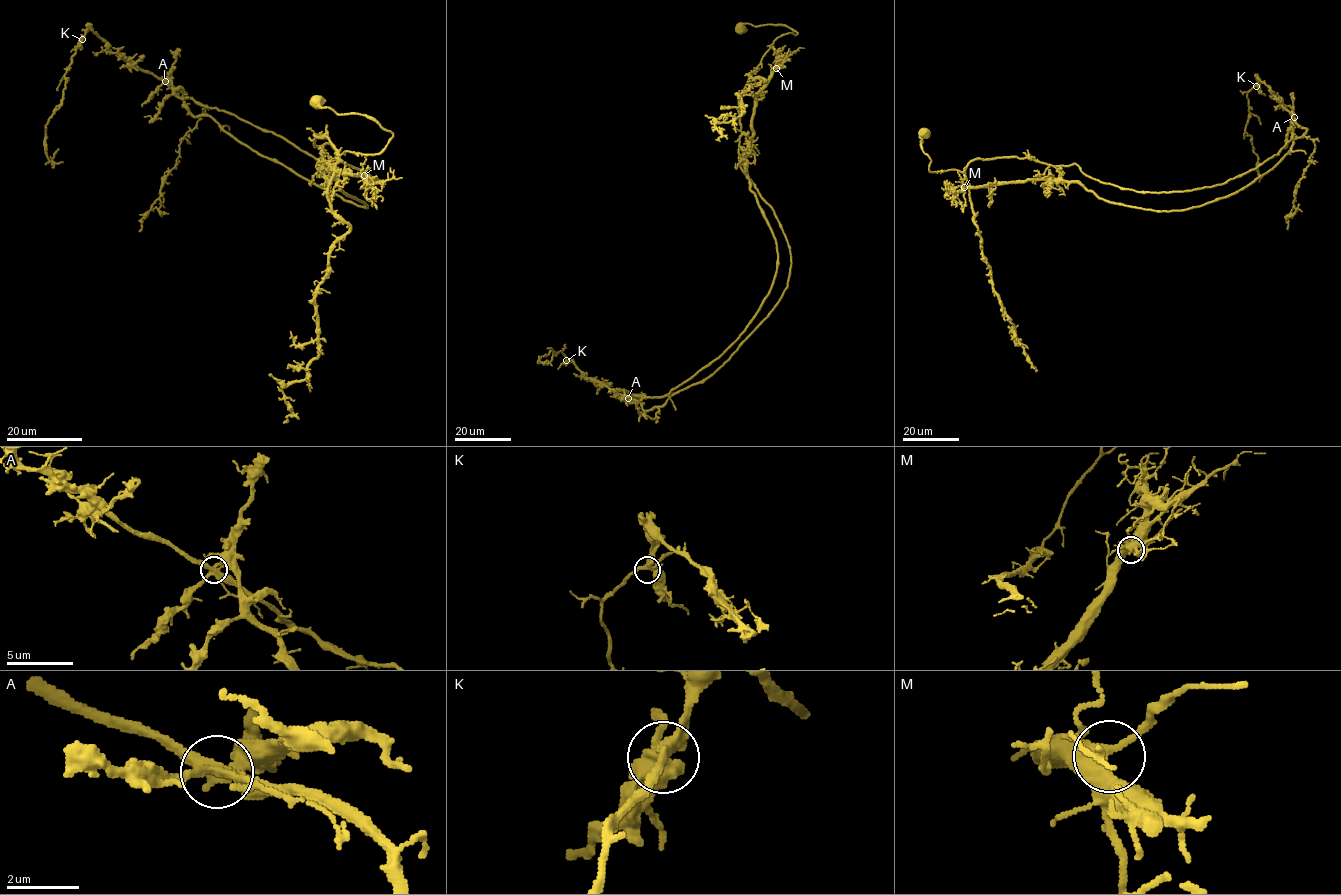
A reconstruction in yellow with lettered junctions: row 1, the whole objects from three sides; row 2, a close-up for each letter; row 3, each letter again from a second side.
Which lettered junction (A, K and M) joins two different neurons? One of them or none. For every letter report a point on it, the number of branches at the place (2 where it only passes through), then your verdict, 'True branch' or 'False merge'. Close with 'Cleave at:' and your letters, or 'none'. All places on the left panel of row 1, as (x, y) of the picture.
A: Place: (165, 81). Branches: 5. False merge
K: Place: (82, 39). Branches: 5. True branch
M: Place: (364, 175). Branches: 5. True branch
Cleave at: A

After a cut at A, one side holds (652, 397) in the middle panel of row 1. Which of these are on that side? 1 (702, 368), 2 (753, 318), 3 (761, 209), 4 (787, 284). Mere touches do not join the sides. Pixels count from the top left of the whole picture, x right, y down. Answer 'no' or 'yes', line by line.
1: yes
2: yes
3: yes
4: no

